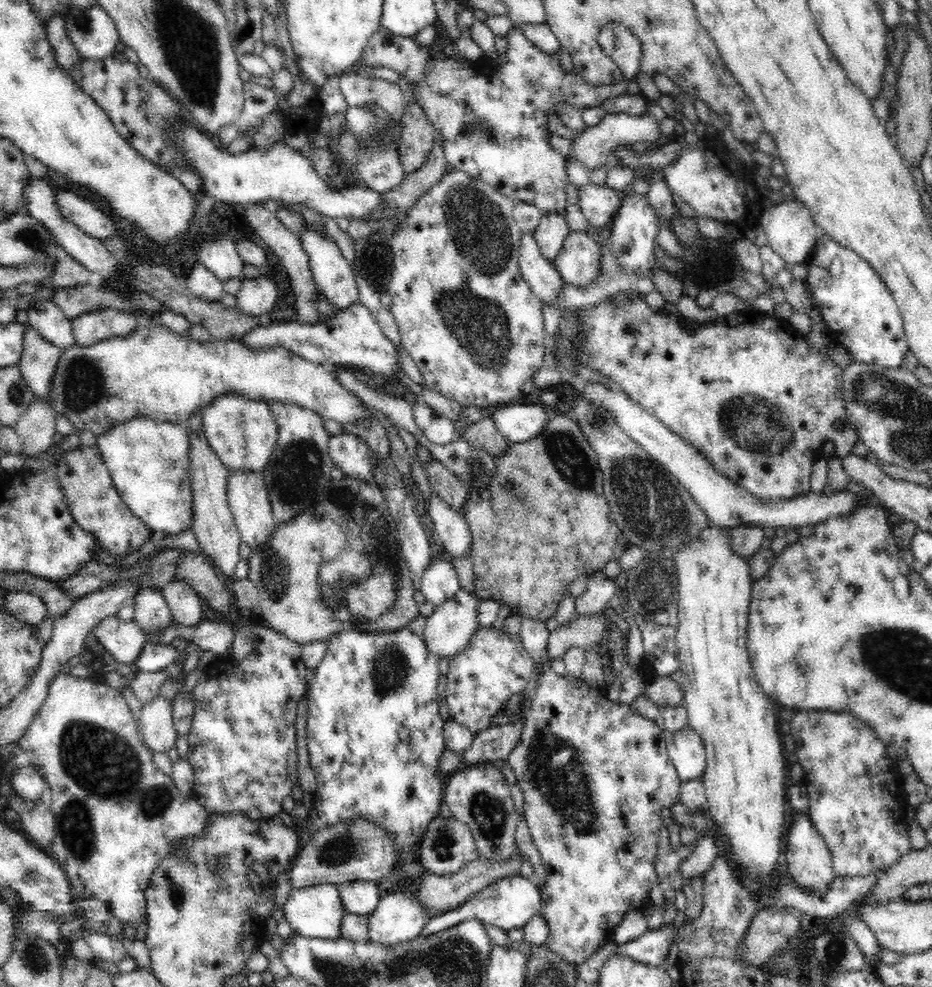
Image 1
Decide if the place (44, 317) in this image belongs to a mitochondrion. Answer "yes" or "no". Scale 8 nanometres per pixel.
no

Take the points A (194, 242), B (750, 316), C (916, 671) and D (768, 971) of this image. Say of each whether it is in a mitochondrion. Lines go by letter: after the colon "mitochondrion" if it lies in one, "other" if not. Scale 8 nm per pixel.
A: other
B: other
C: mitochondrion
D: other

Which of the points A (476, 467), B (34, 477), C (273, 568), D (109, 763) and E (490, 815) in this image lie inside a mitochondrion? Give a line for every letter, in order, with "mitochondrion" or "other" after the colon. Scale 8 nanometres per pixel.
A: mitochondrion
B: other
C: mitochondrion
D: mitochondrion
E: mitochondrion

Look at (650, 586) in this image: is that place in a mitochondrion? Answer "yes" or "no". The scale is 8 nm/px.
yes

